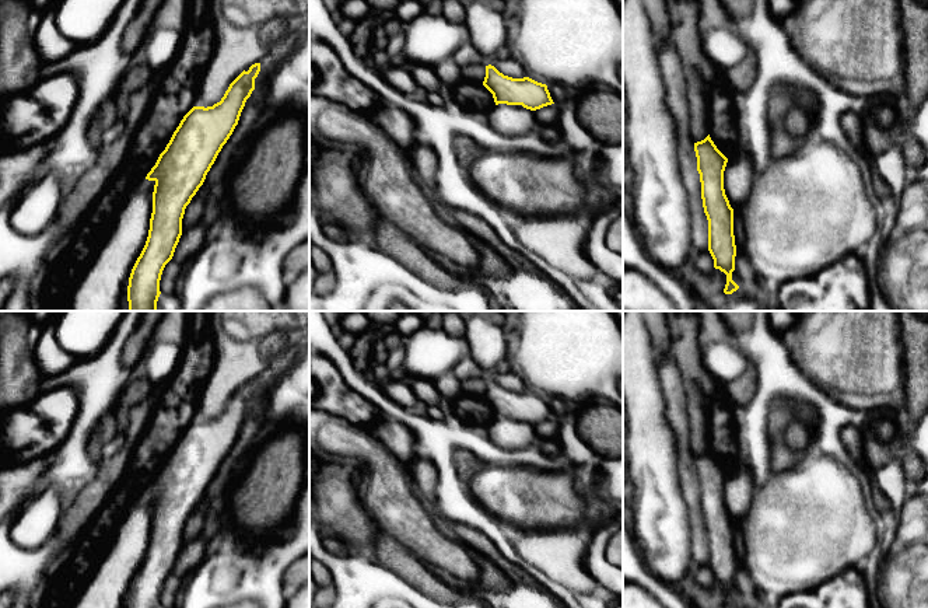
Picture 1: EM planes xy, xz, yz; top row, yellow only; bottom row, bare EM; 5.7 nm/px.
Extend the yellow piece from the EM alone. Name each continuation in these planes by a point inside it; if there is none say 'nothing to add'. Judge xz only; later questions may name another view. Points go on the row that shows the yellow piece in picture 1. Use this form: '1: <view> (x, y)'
nothing to add

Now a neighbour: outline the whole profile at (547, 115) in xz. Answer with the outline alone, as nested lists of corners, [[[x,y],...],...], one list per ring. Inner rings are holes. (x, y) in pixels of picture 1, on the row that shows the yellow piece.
[[[556,104],[533,111],[537,125],[556,125],[560,118],[560,109]]]

